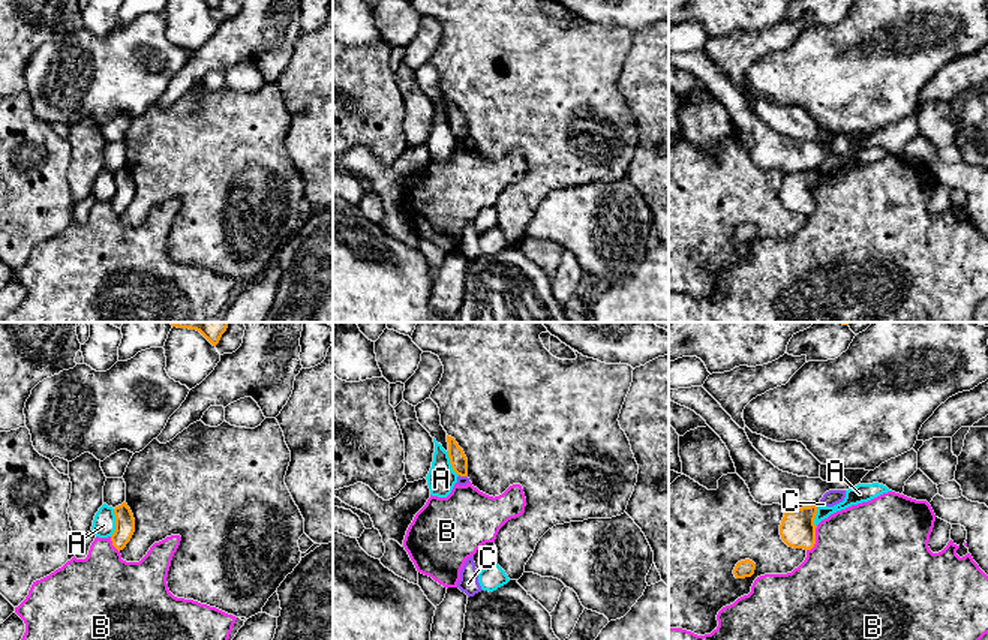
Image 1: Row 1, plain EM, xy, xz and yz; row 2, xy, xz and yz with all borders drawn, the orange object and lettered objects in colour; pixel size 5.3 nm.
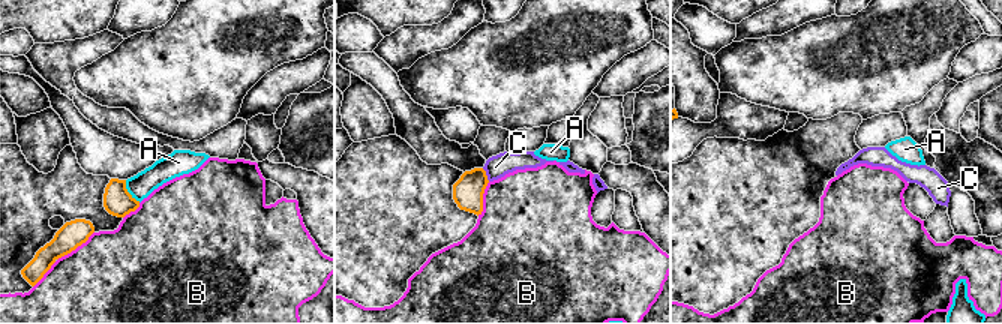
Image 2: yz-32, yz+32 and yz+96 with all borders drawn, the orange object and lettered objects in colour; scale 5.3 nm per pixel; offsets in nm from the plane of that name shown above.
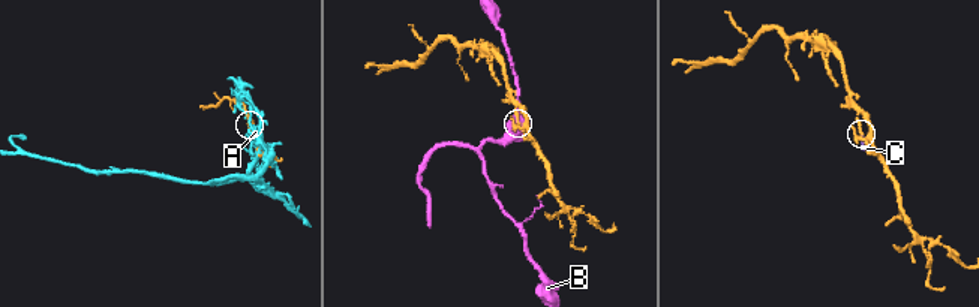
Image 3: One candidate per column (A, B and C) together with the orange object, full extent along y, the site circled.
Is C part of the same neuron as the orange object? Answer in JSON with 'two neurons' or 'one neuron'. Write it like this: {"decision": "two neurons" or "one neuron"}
{"decision": "two neurons"}

